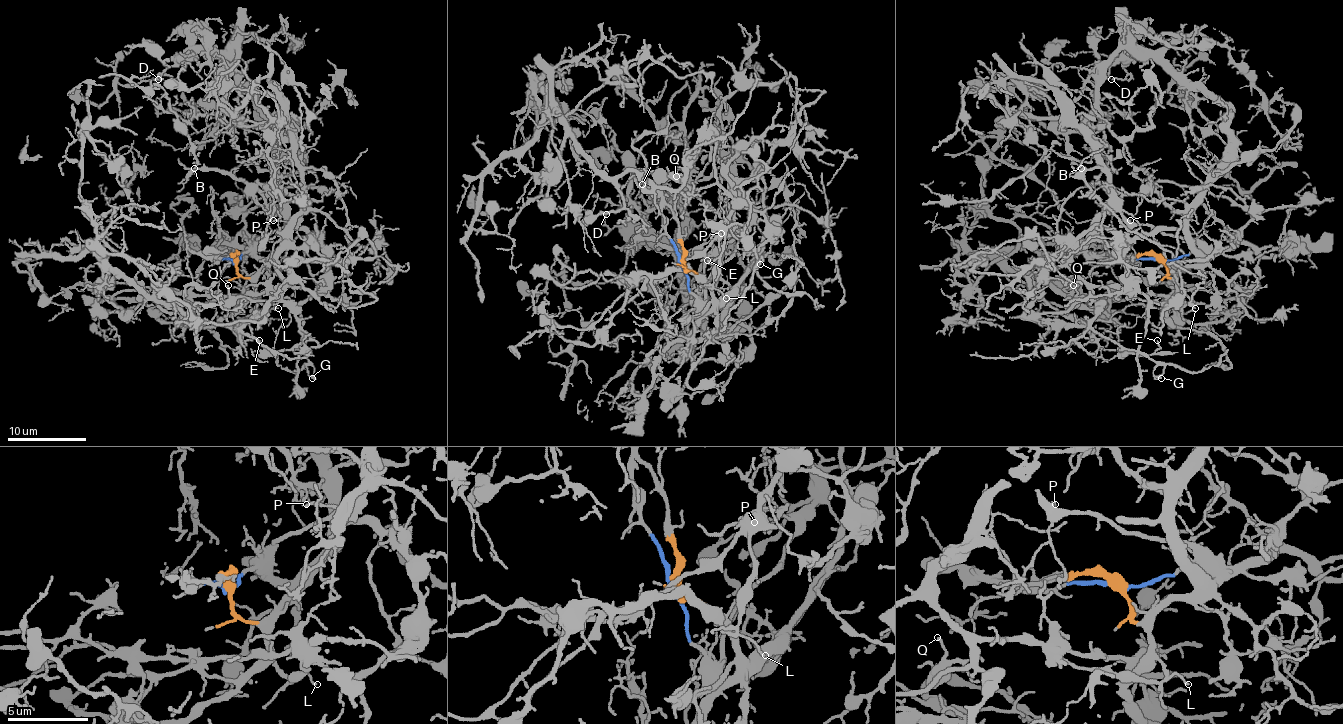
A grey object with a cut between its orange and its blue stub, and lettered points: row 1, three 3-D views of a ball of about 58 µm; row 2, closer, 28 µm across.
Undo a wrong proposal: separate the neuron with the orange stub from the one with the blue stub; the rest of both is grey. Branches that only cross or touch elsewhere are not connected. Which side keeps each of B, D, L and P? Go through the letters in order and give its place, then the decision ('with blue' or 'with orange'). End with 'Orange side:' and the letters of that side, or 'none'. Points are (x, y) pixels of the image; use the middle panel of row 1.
B: (642, 184) | with orange
D: (606, 214) | with orange
L: (726, 298) | with orange
P: (721, 233) | with blue
Orange side: B, D, L

